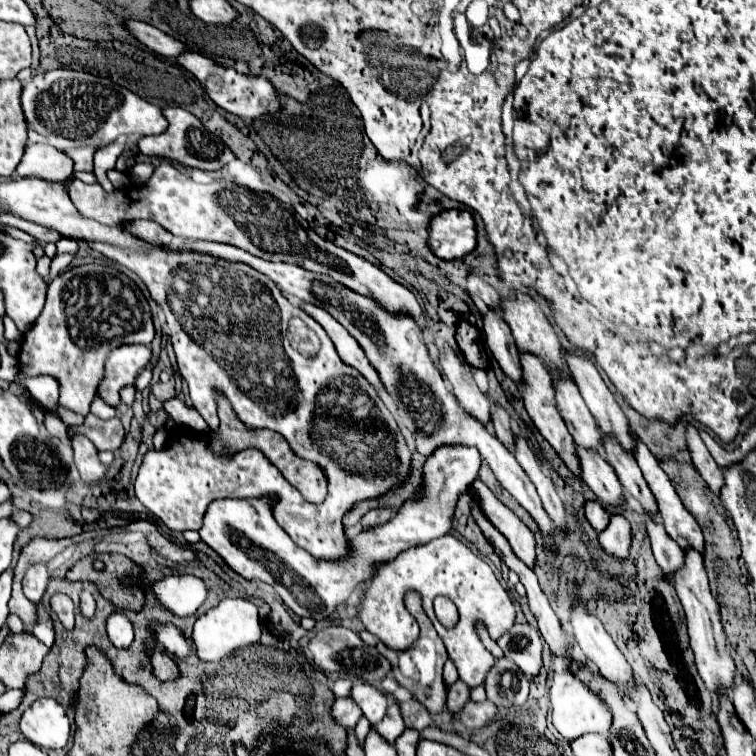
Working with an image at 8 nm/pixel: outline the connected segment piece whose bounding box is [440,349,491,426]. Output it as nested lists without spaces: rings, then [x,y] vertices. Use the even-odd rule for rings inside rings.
[[[446,349],[440,355],[440,367],[442,367],[442,373],[446,375],[446,381],[450,383],[452,393],[458,399],[460,407],[466,413],[470,413],[472,417],[476,417],[480,423],[488,426],[491,420],[490,401],[478,389],[468,365],[464,365],[464,361],[460,361],[452,349]]]

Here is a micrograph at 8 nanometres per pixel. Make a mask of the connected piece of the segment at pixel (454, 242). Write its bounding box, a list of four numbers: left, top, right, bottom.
[430,211,476,259]

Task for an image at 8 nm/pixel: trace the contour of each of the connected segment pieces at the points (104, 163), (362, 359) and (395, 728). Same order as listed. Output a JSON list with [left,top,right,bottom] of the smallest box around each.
[[94,143,124,192],[304,305,384,389],[370,701,404,743]]

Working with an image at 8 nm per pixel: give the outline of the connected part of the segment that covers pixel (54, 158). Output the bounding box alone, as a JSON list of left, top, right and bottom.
[16,145,74,181]

